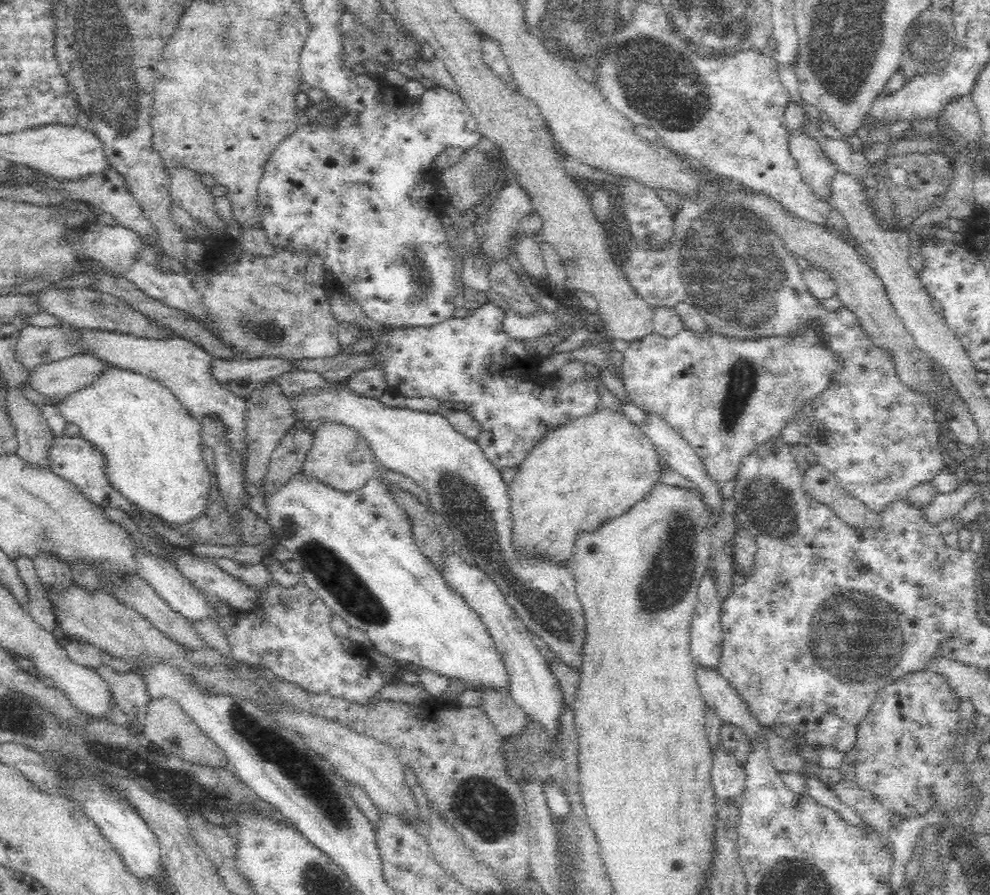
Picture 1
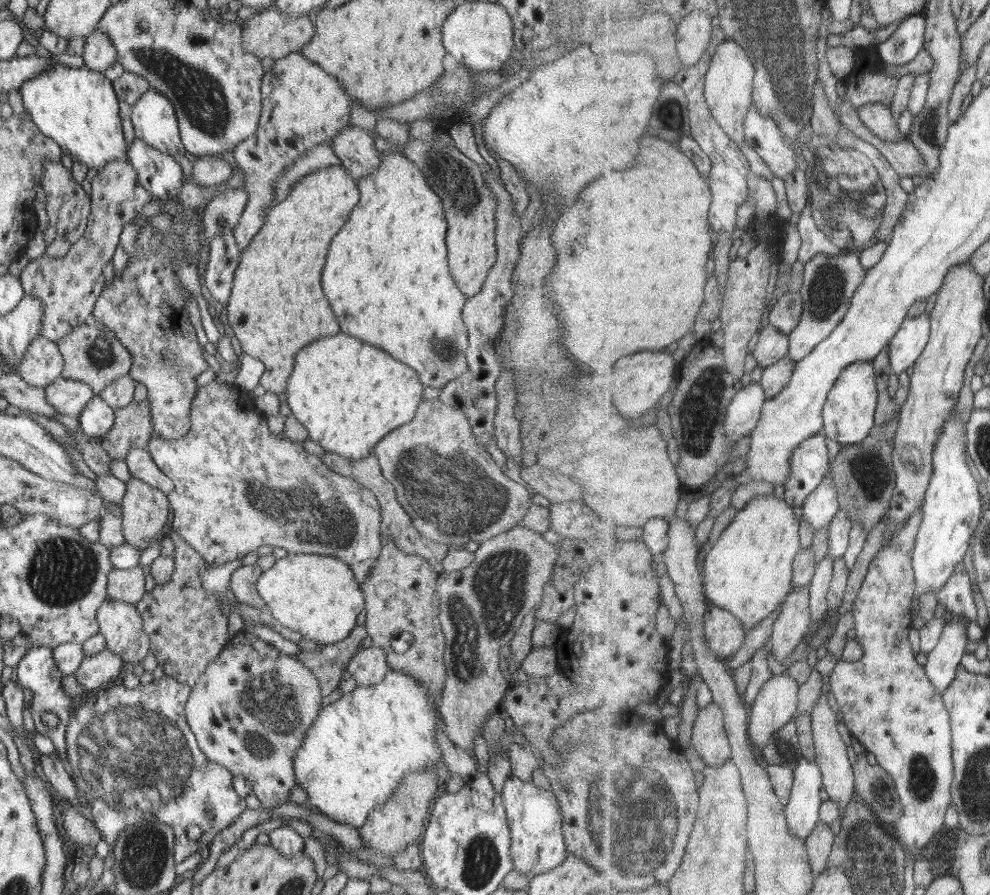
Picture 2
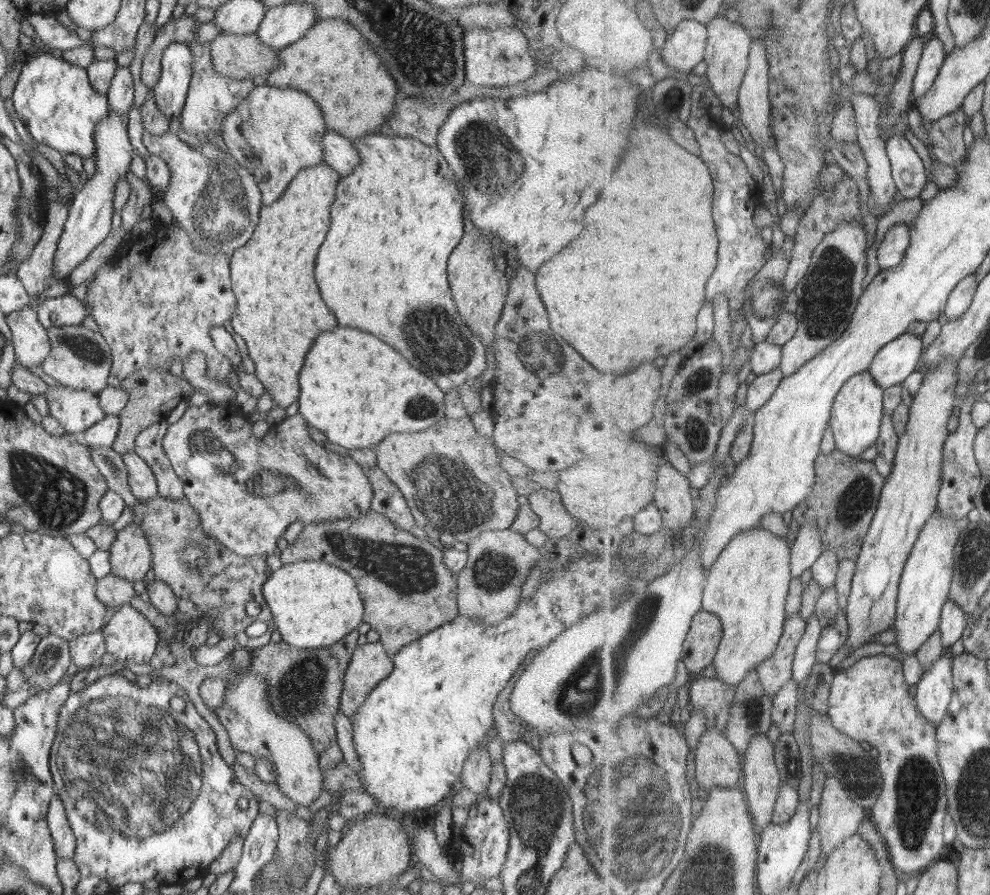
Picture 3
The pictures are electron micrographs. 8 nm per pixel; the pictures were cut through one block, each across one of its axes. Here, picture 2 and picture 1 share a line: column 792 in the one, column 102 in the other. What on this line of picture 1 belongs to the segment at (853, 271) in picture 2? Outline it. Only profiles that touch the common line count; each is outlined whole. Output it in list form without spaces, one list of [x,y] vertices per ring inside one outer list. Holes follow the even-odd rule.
[[[80,329],[82,343],[92,347],[92,354],[110,361],[113,366],[122,370],[131,370],[143,374],[165,386],[176,401],[186,410],[192,419],[202,426],[205,420],[214,420],[220,425],[220,440],[237,457],[246,460],[251,454],[251,442],[248,437],[248,410],[243,396],[230,393],[220,388],[207,373],[209,360],[212,358],[195,344],[182,340],[175,335],[172,340],[144,340],[115,332],[99,332],[99,330]]]

